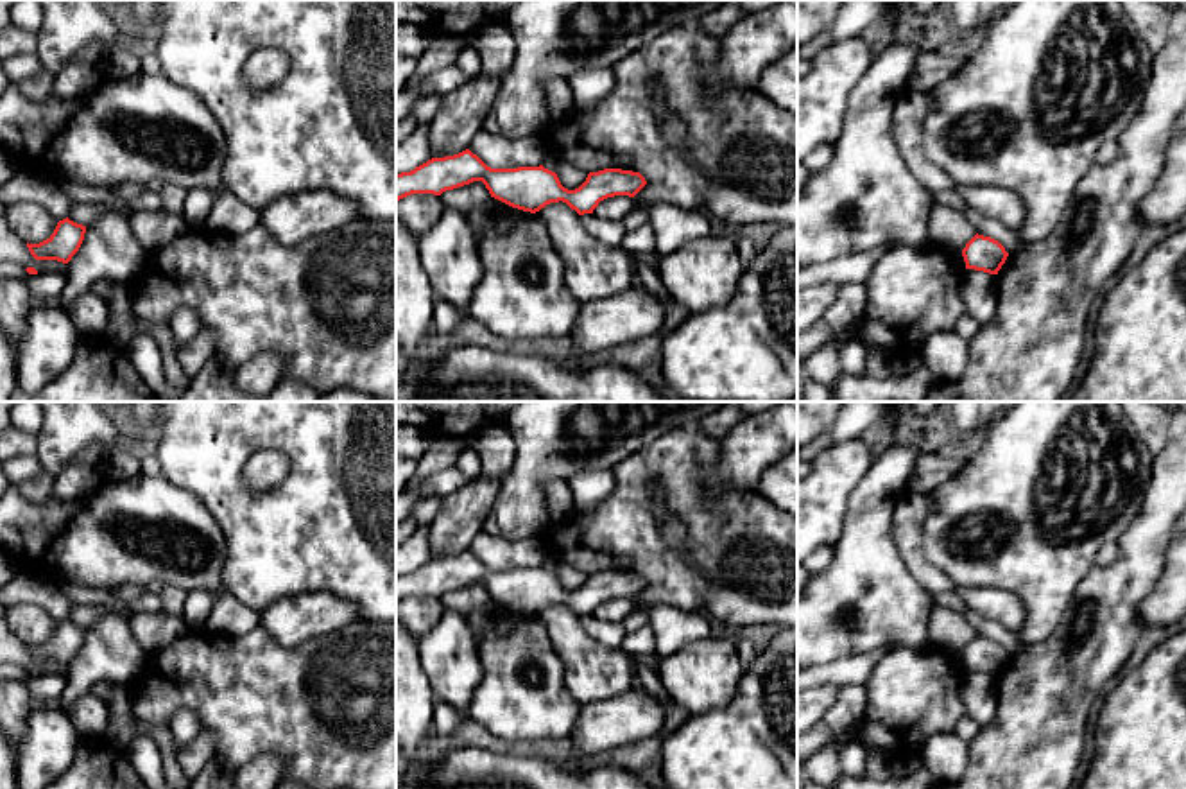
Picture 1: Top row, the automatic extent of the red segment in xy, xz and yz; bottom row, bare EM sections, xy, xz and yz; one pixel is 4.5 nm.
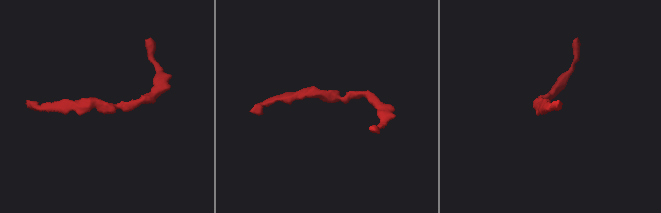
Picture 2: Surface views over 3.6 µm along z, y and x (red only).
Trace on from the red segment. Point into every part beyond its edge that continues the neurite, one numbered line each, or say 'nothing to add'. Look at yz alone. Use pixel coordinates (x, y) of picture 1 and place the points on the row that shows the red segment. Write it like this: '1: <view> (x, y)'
nothing to add

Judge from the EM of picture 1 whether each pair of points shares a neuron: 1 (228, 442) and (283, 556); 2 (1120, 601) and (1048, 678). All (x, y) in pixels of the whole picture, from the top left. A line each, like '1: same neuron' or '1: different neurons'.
1: same neuron
2: same neuron

